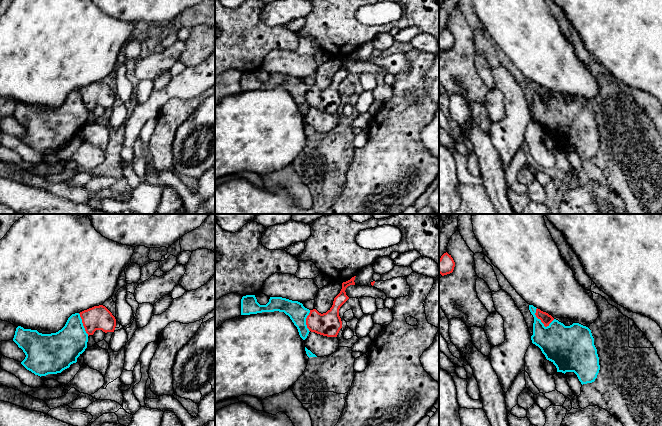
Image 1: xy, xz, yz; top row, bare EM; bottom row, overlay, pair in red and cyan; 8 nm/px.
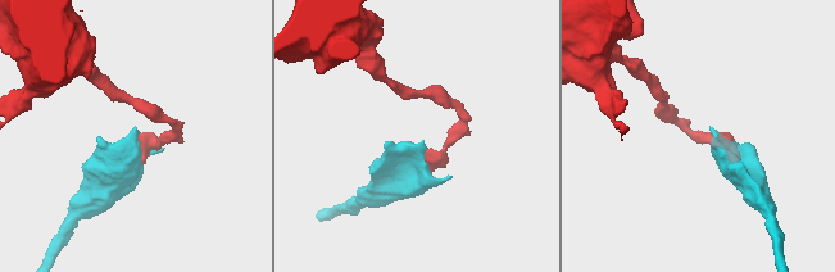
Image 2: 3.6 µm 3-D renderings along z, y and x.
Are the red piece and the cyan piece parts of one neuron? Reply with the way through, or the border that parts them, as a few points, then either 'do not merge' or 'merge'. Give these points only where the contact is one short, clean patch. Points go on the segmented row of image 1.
border yz (536, 308), (535, 315), (545, 326), (548, 326); do not merge

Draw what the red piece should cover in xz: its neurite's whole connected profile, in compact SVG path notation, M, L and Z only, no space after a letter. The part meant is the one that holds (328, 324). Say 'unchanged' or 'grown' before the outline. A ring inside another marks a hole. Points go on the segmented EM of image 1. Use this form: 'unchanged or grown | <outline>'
unchanged | M355 277L342 283L340 293L334 298L332 307L326 313L321 314L316 309L310 310L306 318L306 325L309 331L327 337L337 337L342 328L339 309L349 299L345 290L348 286L355 285Z

